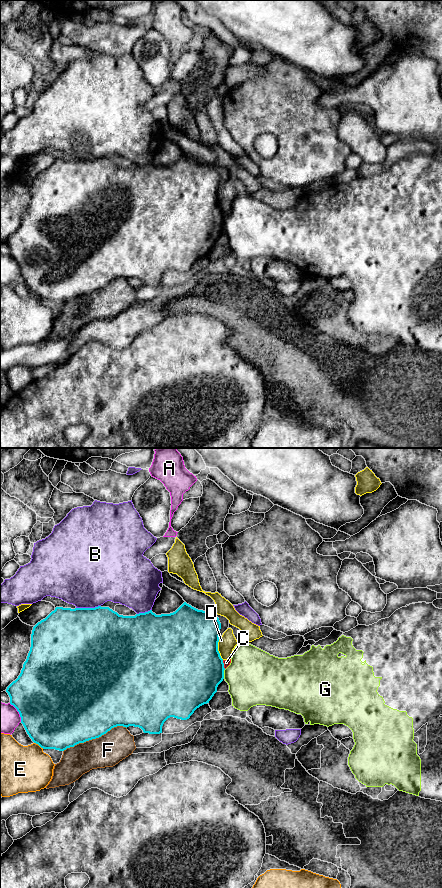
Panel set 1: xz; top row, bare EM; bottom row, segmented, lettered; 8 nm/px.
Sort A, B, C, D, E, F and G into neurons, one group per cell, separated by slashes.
A / B / C / D F / E / G

